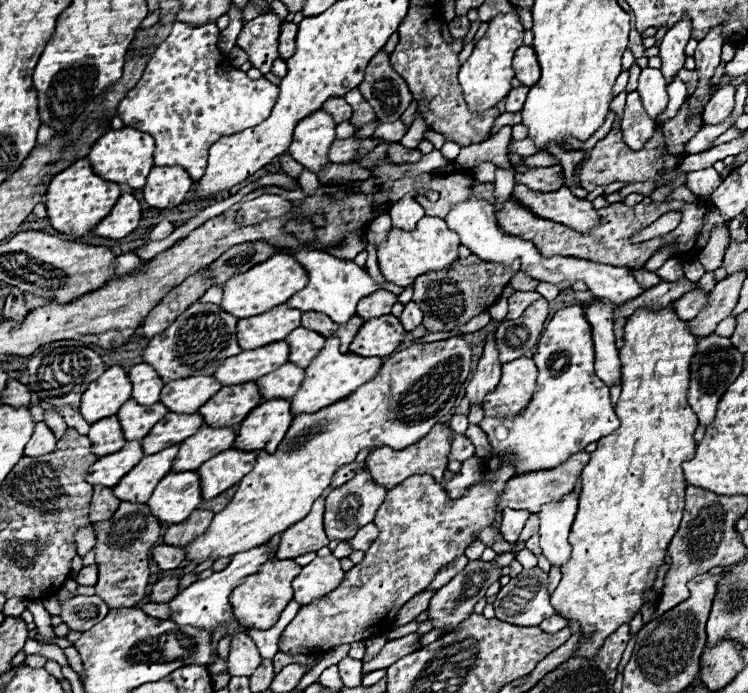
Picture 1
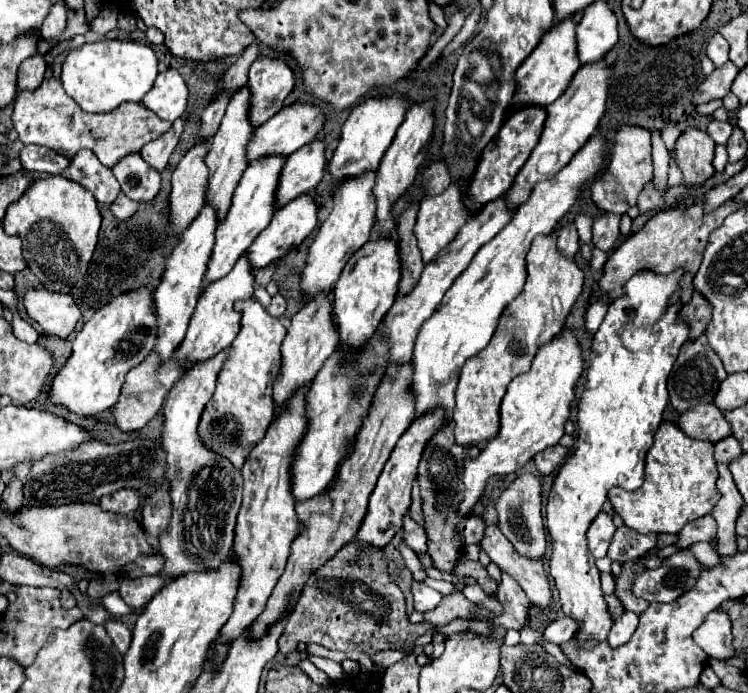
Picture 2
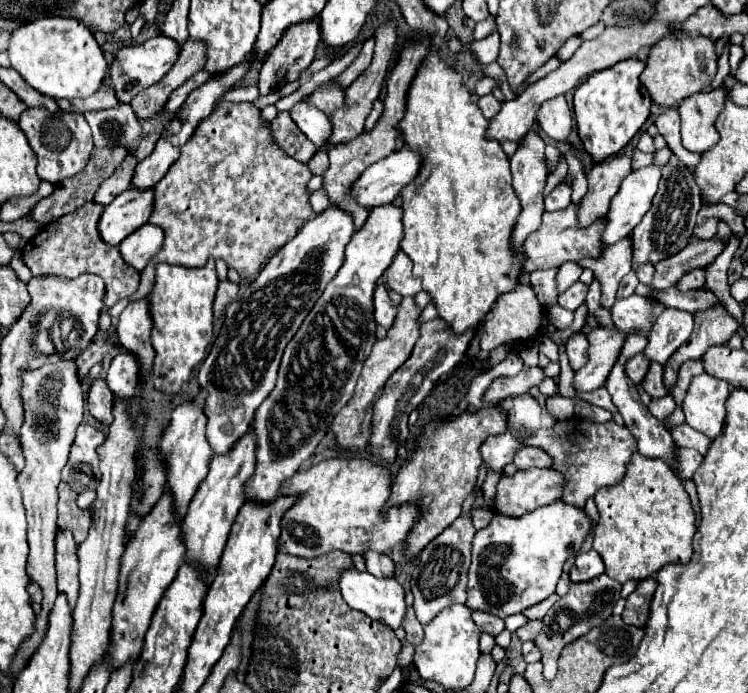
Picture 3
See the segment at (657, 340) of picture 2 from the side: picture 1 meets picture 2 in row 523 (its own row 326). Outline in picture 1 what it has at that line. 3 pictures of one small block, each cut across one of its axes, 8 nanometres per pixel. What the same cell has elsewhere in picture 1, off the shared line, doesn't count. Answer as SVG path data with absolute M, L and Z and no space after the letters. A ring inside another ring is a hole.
M568 306L552 316L538 340L534 362L540 374L528 410L516 418L484 418L480 424L488 434L494 454L502 456L506 450L512 450L516 456L516 474L558 466L572 454L584 450L590 442L612 434L620 426L610 406L610 388L594 374L592 326L582 306Z

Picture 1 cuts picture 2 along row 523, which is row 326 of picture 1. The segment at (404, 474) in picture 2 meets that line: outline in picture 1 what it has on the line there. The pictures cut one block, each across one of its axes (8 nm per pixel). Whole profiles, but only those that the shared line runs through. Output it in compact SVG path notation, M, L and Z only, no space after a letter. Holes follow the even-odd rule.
M392 314L384 318L366 320L364 326L358 330L356 338L352 340L350 352L360 356L390 356L404 340L406 330L402 328L400 320Z

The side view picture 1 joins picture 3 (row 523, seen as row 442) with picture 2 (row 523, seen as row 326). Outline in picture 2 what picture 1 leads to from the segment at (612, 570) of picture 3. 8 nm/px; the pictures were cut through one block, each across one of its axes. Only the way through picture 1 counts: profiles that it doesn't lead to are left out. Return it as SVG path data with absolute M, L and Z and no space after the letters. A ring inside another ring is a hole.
M664 422L646 456L644 484L634 492L612 488L608 498L628 528L640 534L678 534L684 524L710 514L720 498L720 492L716 492L714 444L692 440L674 422Z

